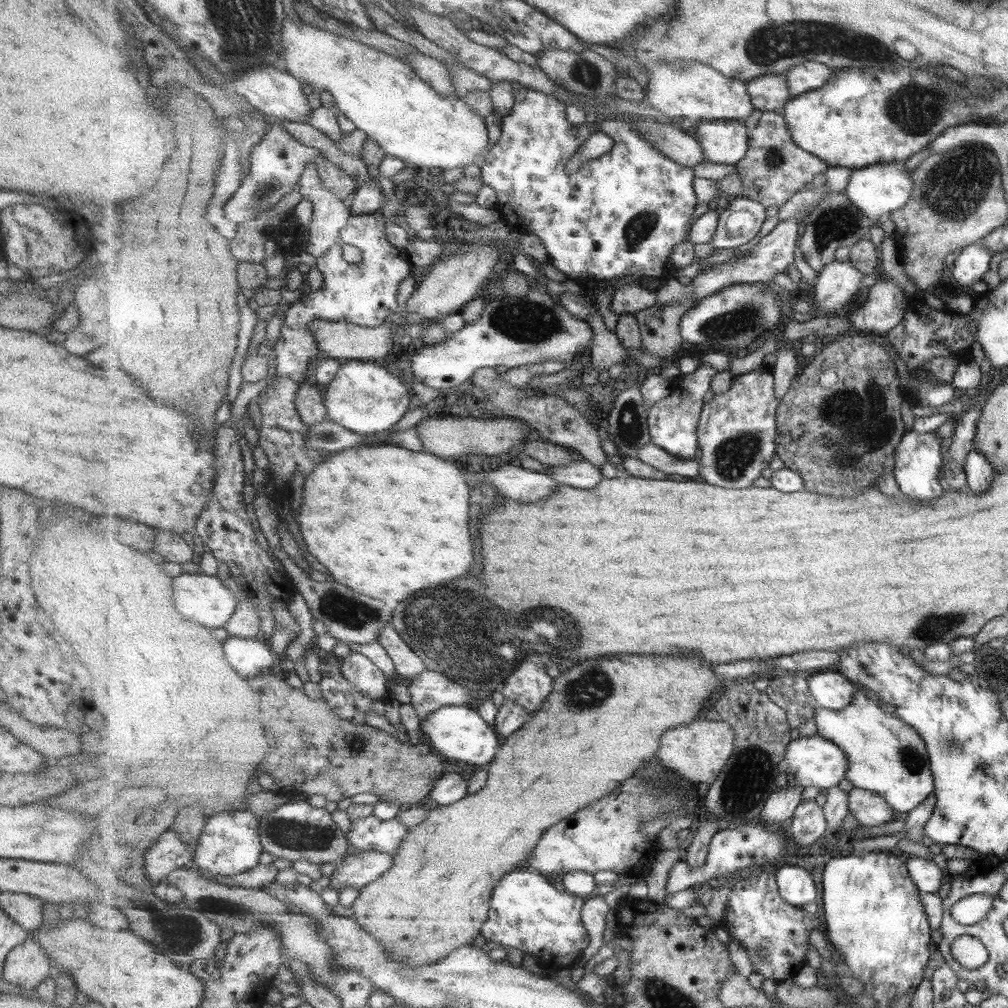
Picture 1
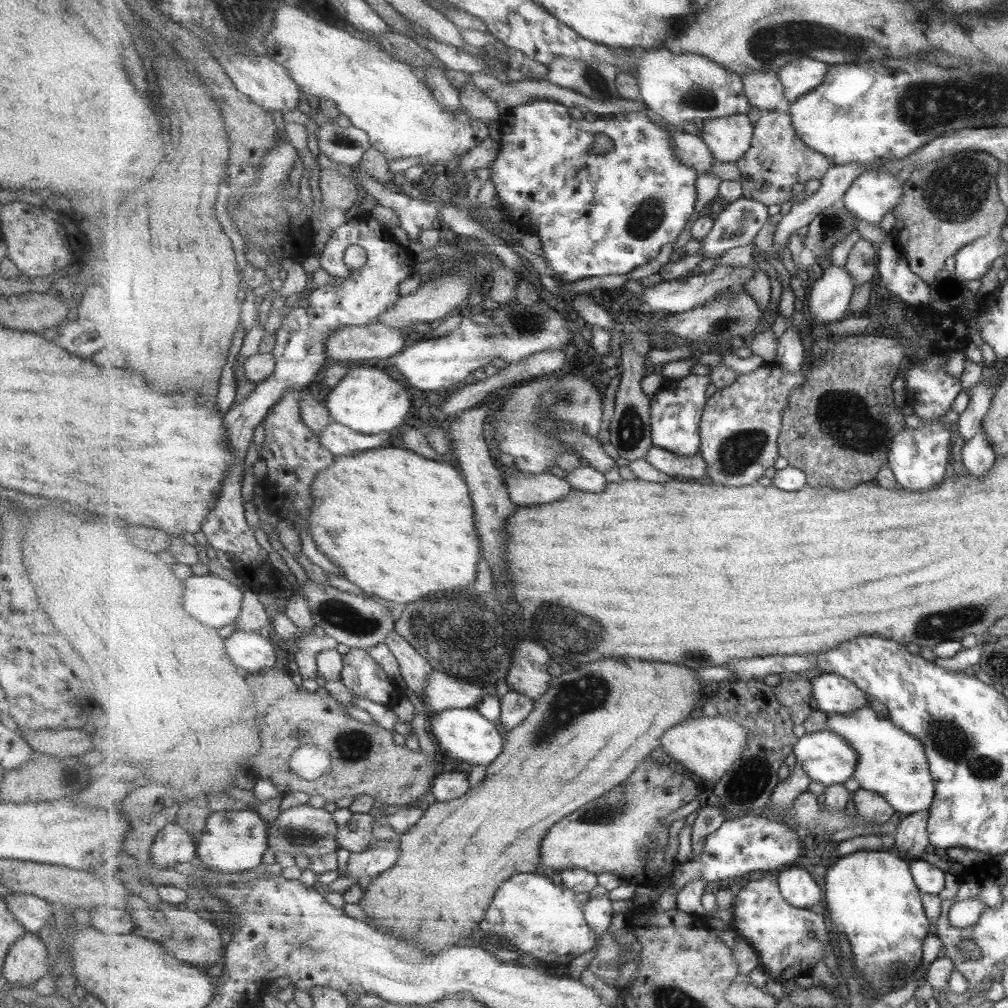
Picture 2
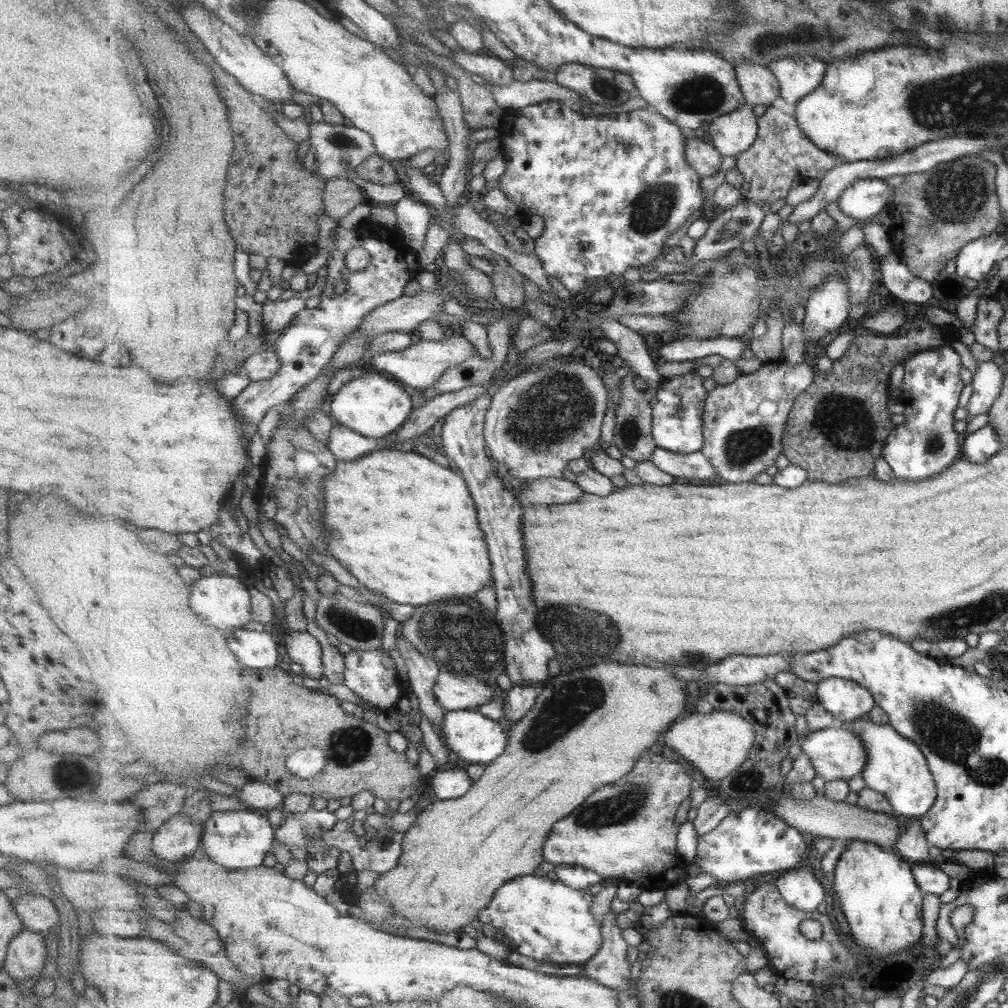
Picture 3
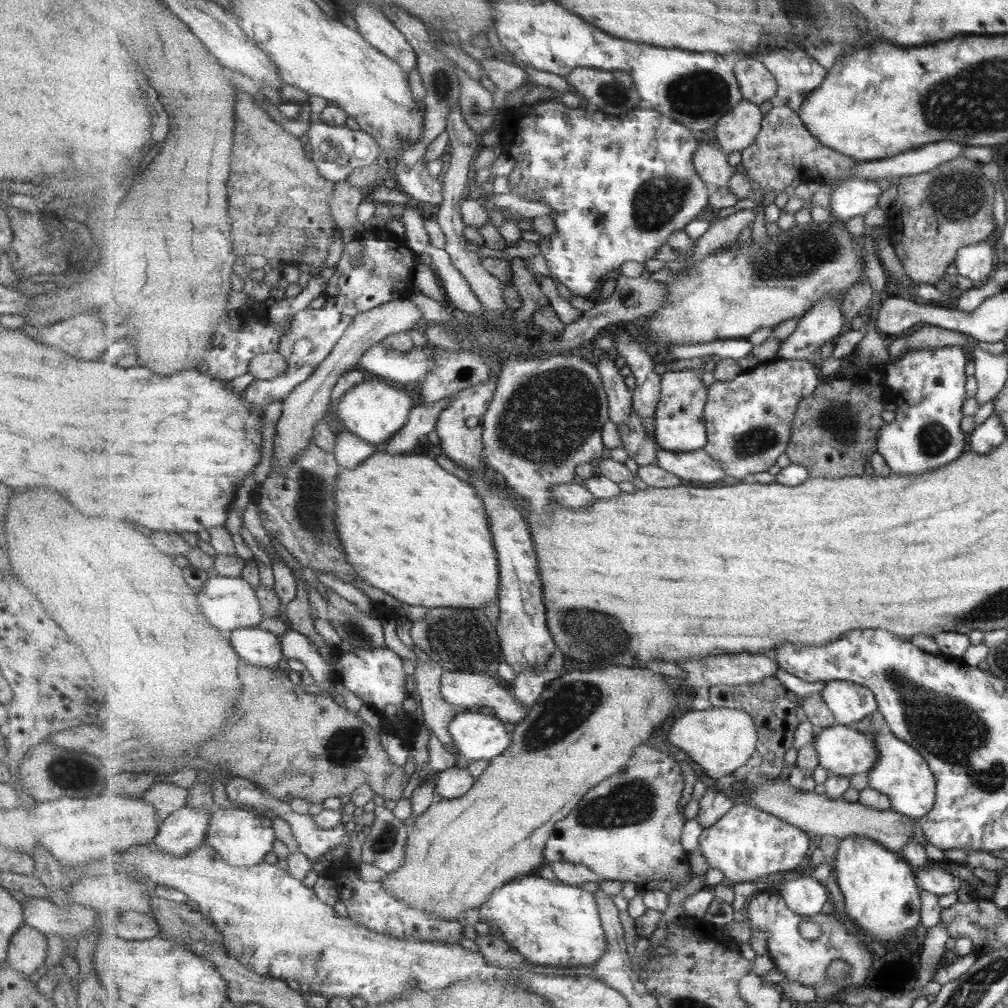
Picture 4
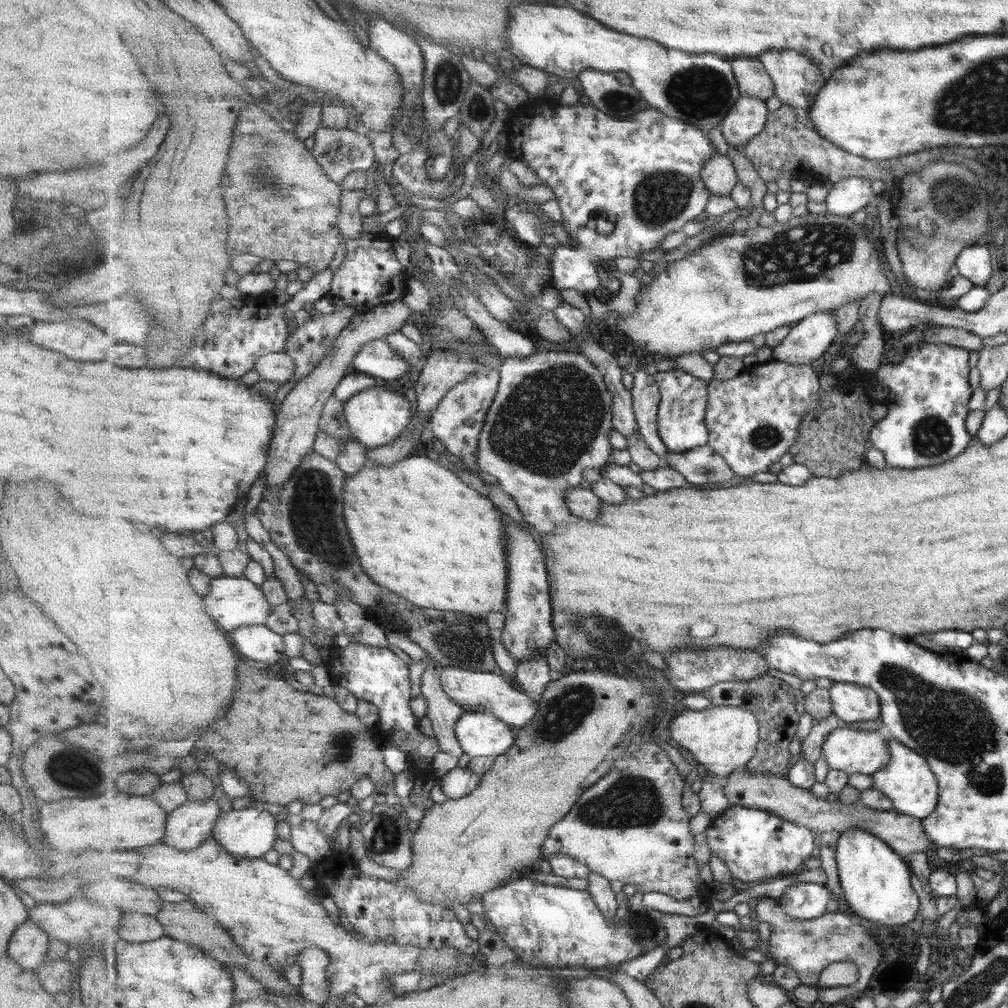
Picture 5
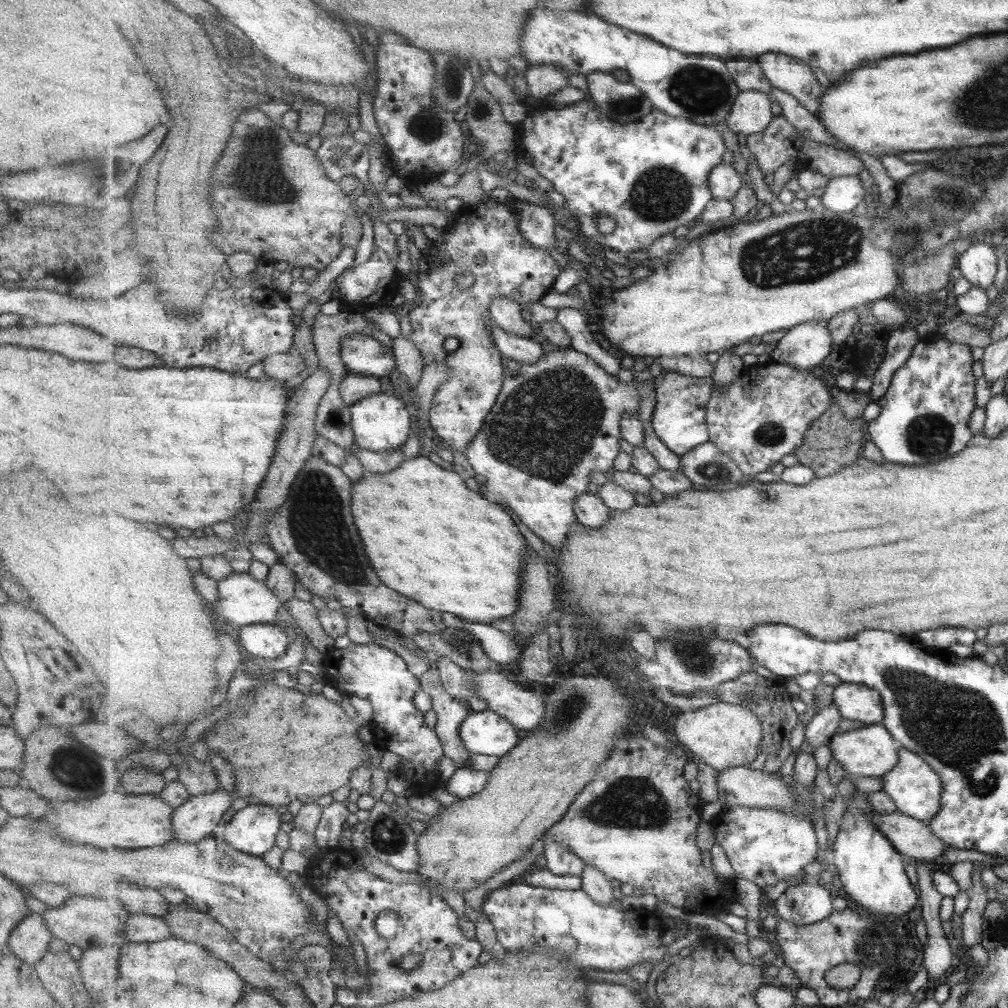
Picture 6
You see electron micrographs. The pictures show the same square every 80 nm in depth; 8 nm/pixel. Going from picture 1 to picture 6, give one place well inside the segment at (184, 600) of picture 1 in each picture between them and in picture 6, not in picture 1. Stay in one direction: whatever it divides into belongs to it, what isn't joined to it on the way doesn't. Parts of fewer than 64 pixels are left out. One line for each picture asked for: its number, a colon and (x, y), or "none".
2: (214, 601)
3: (222, 601)
4: (230, 603)
5: (233, 603)
6: (243, 601)

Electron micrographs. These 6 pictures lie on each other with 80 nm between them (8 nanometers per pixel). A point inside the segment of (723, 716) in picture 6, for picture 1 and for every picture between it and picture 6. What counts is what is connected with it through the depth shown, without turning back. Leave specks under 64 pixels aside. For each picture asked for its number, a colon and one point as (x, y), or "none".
1: (698, 751)
2: (708, 747)
3: (716, 744)
4: (721, 740)
5: (723, 739)

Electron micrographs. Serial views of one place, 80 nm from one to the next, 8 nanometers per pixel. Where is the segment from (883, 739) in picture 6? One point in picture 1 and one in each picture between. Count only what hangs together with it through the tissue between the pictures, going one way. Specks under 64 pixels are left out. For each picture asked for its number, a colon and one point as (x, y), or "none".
1: (815, 761)
2: (826, 757)
3: (837, 753)
4: (843, 750)
5: (850, 751)

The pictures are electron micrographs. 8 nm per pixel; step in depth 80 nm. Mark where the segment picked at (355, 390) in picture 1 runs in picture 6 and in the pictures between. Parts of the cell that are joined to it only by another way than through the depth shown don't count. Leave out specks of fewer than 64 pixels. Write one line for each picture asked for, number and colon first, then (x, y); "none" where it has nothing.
2: (368, 400)
3: (373, 405)
4: (376, 409)
5: (377, 415)
6: (381, 422)

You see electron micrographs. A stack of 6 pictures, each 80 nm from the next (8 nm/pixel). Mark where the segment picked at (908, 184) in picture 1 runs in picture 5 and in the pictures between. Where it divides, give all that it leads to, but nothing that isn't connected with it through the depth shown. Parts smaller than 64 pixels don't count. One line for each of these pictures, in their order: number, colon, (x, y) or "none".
2: (873, 195)
3: (868, 197)
4: (855, 197)
5: (851, 195)

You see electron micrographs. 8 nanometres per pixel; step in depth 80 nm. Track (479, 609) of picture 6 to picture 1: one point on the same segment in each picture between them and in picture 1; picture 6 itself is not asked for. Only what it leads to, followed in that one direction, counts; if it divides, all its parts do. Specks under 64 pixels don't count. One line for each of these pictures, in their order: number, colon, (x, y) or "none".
1: (386, 521)
2: (399, 526)
3: (418, 519)
4: (411, 529)
5: (418, 529)

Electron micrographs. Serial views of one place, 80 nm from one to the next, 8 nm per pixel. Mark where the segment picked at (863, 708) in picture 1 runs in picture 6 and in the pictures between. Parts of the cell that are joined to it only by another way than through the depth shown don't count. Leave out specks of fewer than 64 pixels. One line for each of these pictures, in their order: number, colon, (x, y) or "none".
2: (893, 763)
3: (896, 767)
4: (901, 773)
5: (906, 779)
6: (915, 788)

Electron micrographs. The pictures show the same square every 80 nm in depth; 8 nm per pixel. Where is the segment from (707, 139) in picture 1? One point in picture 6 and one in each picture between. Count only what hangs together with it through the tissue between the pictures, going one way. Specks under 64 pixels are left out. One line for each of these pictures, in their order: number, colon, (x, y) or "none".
2: (730, 138)
3: (732, 134)
4: (737, 131)
5: (747, 120)
6: (751, 114)

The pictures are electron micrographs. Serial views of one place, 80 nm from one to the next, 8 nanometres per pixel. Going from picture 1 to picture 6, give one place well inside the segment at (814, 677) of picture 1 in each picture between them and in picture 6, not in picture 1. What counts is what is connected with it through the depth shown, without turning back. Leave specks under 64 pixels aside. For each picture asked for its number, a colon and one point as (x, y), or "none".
2: (836, 694)
3: (846, 700)
4: (850, 702)
5: (851, 703)
6: (854, 701)

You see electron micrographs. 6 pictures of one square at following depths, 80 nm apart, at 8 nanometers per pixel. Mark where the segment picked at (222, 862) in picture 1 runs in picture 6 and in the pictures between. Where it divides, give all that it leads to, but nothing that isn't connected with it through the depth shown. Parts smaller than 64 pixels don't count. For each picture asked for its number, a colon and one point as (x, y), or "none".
2: (233, 841)
3: (238, 840)
4: (243, 837)
5: (248, 833)
6: (253, 830)

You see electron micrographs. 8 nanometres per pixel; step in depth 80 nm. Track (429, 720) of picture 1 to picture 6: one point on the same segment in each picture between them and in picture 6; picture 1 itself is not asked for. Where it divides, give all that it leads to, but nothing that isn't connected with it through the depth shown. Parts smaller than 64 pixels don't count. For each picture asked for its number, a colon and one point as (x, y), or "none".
2: (465, 734)
3: (476, 739)
4: (477, 736)
5: (482, 734)
6: (486, 732)

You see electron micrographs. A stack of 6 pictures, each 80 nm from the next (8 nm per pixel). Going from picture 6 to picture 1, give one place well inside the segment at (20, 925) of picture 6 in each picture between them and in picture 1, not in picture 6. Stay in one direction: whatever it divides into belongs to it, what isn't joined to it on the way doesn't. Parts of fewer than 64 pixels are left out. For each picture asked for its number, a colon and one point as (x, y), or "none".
1: (26, 965)
2: (26, 961)
3: (25, 953)
4: (26, 952)
5: (27, 946)

